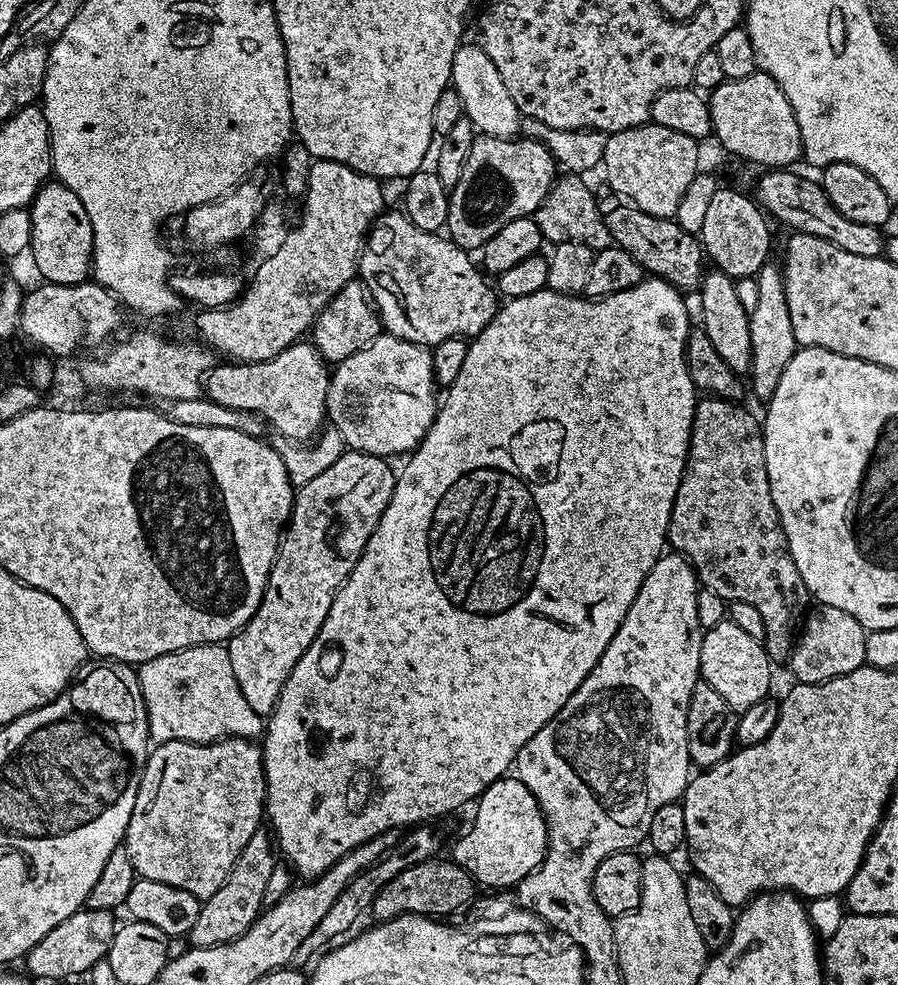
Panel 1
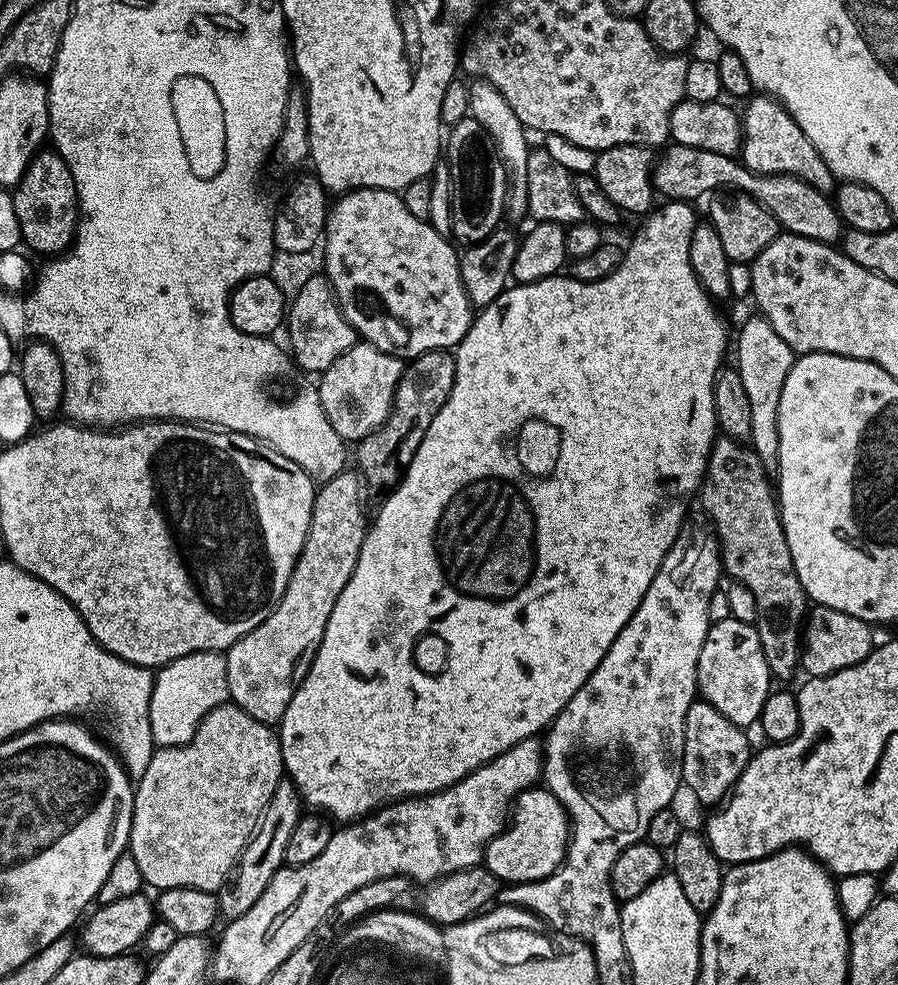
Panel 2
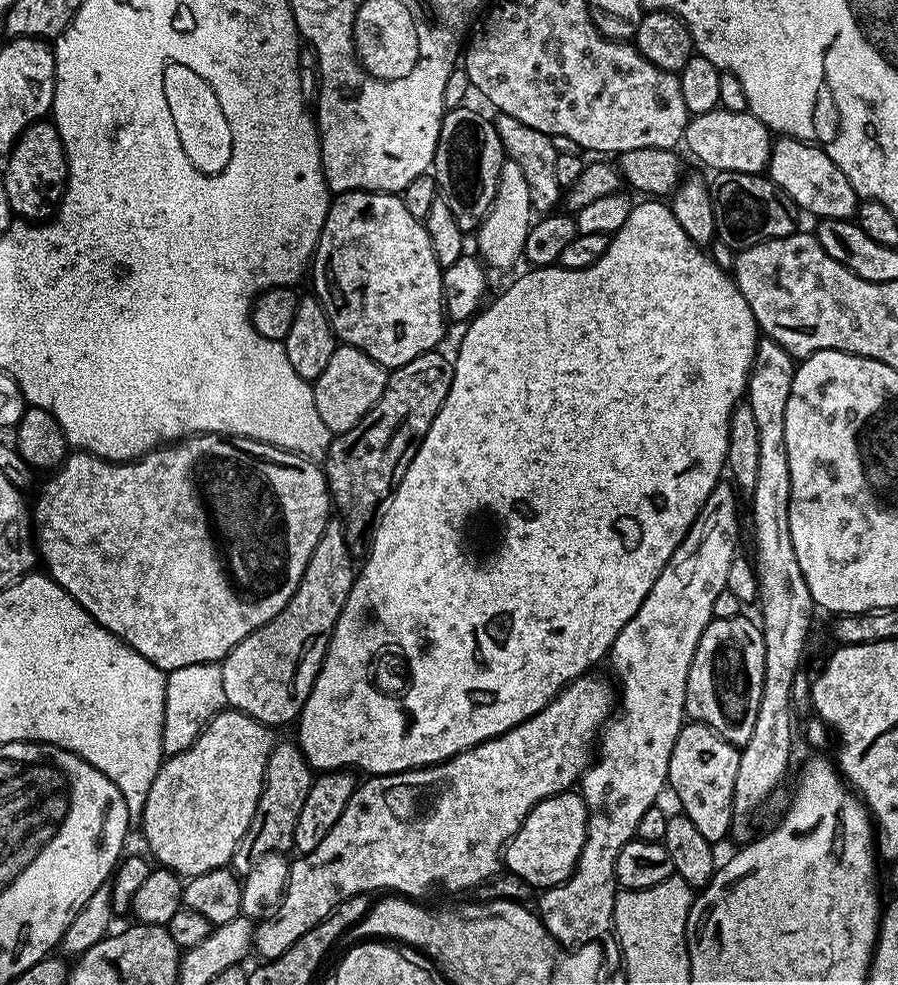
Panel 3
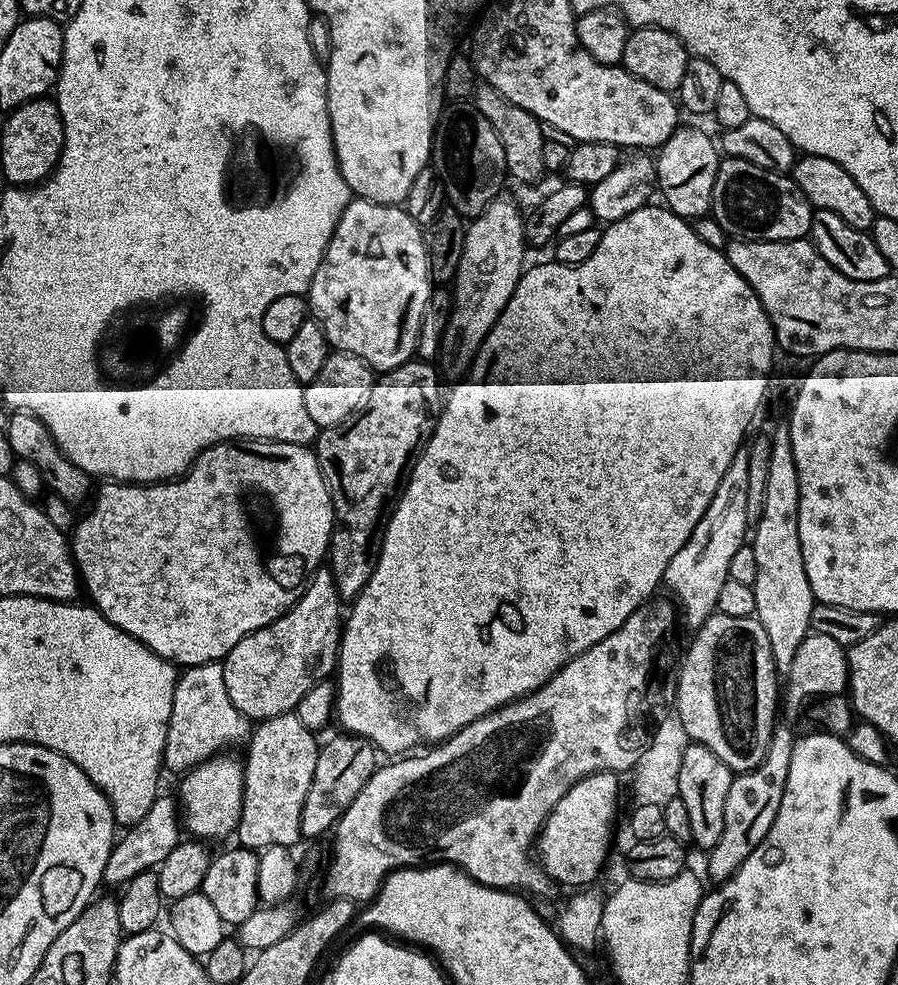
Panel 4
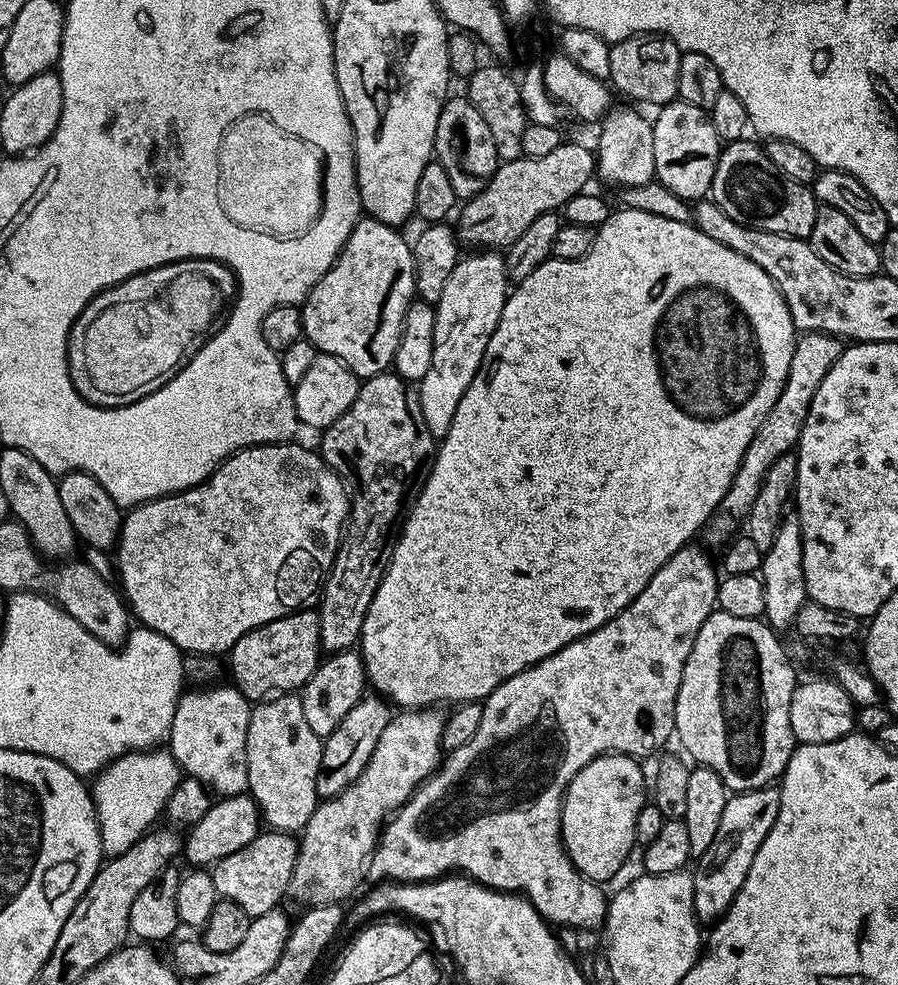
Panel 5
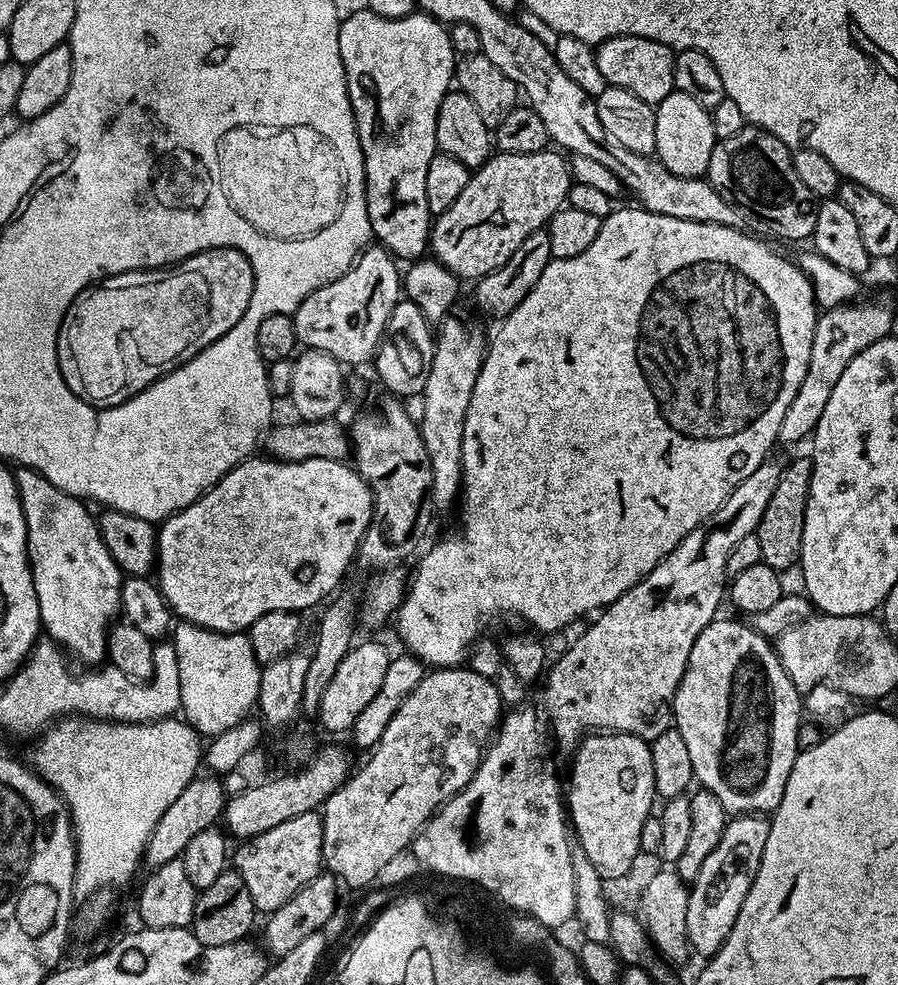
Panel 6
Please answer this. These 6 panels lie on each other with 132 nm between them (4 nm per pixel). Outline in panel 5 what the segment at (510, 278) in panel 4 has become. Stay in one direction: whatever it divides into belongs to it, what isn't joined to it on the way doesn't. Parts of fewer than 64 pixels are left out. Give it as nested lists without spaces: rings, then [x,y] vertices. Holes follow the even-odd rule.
[[[476,250],[471,254],[473,256],[465,255],[454,266],[442,290],[442,298],[438,298],[434,306],[434,358],[430,358],[430,370],[426,370],[426,374],[418,381],[422,418],[426,418],[426,426],[434,438],[442,438],[450,430],[450,422],[454,422],[454,414],[458,411],[458,402],[462,402],[462,394],[470,390],[470,382],[474,382],[478,366],[482,366],[490,334],[494,334],[498,318],[502,318],[504,304],[508,301],[510,281],[508,273],[504,271],[503,255],[496,250]]]

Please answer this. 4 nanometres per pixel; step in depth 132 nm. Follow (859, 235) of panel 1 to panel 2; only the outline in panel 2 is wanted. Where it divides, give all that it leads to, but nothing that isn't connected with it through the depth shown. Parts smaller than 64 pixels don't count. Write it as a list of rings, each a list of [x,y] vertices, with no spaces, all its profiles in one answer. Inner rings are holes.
[[[669,143],[655,161],[652,187],[659,195],[660,192],[664,195],[665,201],[696,202],[699,196],[707,197],[721,190],[743,192],[745,196],[751,196],[758,201],[775,218],[783,231],[793,232],[802,238],[810,238],[823,244],[835,245],[846,228],[829,193],[820,192],[814,186],[802,182],[802,178],[782,174],[759,176],[757,172],[751,172],[736,156],[714,154],[714,150],[698,150],[694,146]]]

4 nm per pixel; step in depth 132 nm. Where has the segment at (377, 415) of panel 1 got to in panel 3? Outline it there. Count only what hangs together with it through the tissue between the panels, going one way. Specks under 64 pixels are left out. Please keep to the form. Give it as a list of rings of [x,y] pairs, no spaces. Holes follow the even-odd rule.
[[[341,343],[330,357],[326,370],[322,370],[322,374],[318,374],[312,384],[314,406],[318,406],[318,418],[326,422],[333,434],[350,430],[372,409],[378,398],[382,398],[387,381],[388,372],[378,362],[374,362],[374,358],[354,346]]]

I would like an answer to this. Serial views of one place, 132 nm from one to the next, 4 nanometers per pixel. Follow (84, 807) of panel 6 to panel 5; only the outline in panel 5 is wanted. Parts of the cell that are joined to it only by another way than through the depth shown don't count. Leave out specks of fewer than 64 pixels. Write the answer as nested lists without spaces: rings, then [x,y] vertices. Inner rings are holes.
[[[162,748],[120,756],[95,777],[96,785],[93,783],[90,791],[96,804],[102,846],[109,857],[120,856],[130,850],[130,846],[141,840],[145,832],[159,821],[156,819],[161,819],[170,794],[181,778],[182,773],[176,760]]]

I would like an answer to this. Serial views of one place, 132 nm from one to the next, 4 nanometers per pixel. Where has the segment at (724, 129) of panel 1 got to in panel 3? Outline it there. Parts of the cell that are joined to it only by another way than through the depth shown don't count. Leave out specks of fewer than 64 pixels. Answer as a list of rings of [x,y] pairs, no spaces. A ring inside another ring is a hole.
[[[780,136],[772,145],[766,175],[791,198],[801,213],[809,212],[820,220],[852,220],[856,215],[858,197],[850,178],[830,162],[823,150],[812,144],[795,140],[793,136]]]

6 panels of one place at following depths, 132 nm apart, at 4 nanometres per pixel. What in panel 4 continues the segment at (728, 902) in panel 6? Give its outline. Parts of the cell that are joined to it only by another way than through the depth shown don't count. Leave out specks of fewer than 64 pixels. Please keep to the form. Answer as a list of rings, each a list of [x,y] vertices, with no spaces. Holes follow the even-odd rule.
[[[777,723],[770,738],[770,746],[766,746],[766,756],[762,758],[760,765],[749,772],[733,775],[730,791],[726,793],[726,818],[722,818],[722,834],[716,845],[707,849],[706,852],[708,876],[712,879],[713,885],[723,884],[725,880],[732,877],[738,870],[738,866],[742,866],[742,862],[746,862],[746,858],[750,858],[750,854],[754,854],[758,842],[762,842],[762,838],[766,838],[766,834],[770,834],[770,826],[774,826],[778,806],[782,806],[782,794],[786,790],[786,774],[790,774],[790,757],[794,754],[794,746],[798,739],[797,733],[794,734],[791,730],[793,729],[787,723]]]

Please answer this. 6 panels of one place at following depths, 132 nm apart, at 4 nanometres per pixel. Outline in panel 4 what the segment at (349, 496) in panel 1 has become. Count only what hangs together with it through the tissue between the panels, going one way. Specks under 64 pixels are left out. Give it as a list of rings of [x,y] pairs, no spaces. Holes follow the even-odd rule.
[[[317,570],[312,573],[312,579],[304,585],[304,593],[296,599],[294,607],[282,613],[274,622],[270,622],[266,626],[262,626],[258,630],[254,630],[250,634],[246,634],[246,638],[242,638],[228,651],[228,655],[224,657],[222,663],[224,665],[224,677],[226,678],[226,691],[230,693],[230,702],[234,702],[234,706],[238,706],[238,710],[242,710],[242,714],[247,716],[249,721],[259,722],[261,720],[269,720],[275,716],[281,716],[287,712],[295,713],[296,707],[302,698],[306,697],[308,691],[318,683],[327,681],[329,677],[335,673],[338,667],[338,657],[340,654],[340,634],[342,631],[342,601],[336,583],[332,577],[331,571]]]

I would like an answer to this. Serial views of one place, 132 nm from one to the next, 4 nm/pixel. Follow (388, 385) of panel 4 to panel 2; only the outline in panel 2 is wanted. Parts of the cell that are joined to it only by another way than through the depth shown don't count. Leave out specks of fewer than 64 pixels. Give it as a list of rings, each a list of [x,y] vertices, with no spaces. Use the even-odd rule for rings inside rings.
[[[443,348],[411,357],[410,363],[400,376],[386,422],[355,445],[355,467],[367,487],[369,484],[372,488],[391,490],[400,483],[404,469],[410,466],[418,446],[422,446],[422,438],[426,438],[426,430],[430,430],[430,422],[434,422],[434,414],[438,414],[446,398],[450,398],[455,373],[456,357],[451,351]]]

